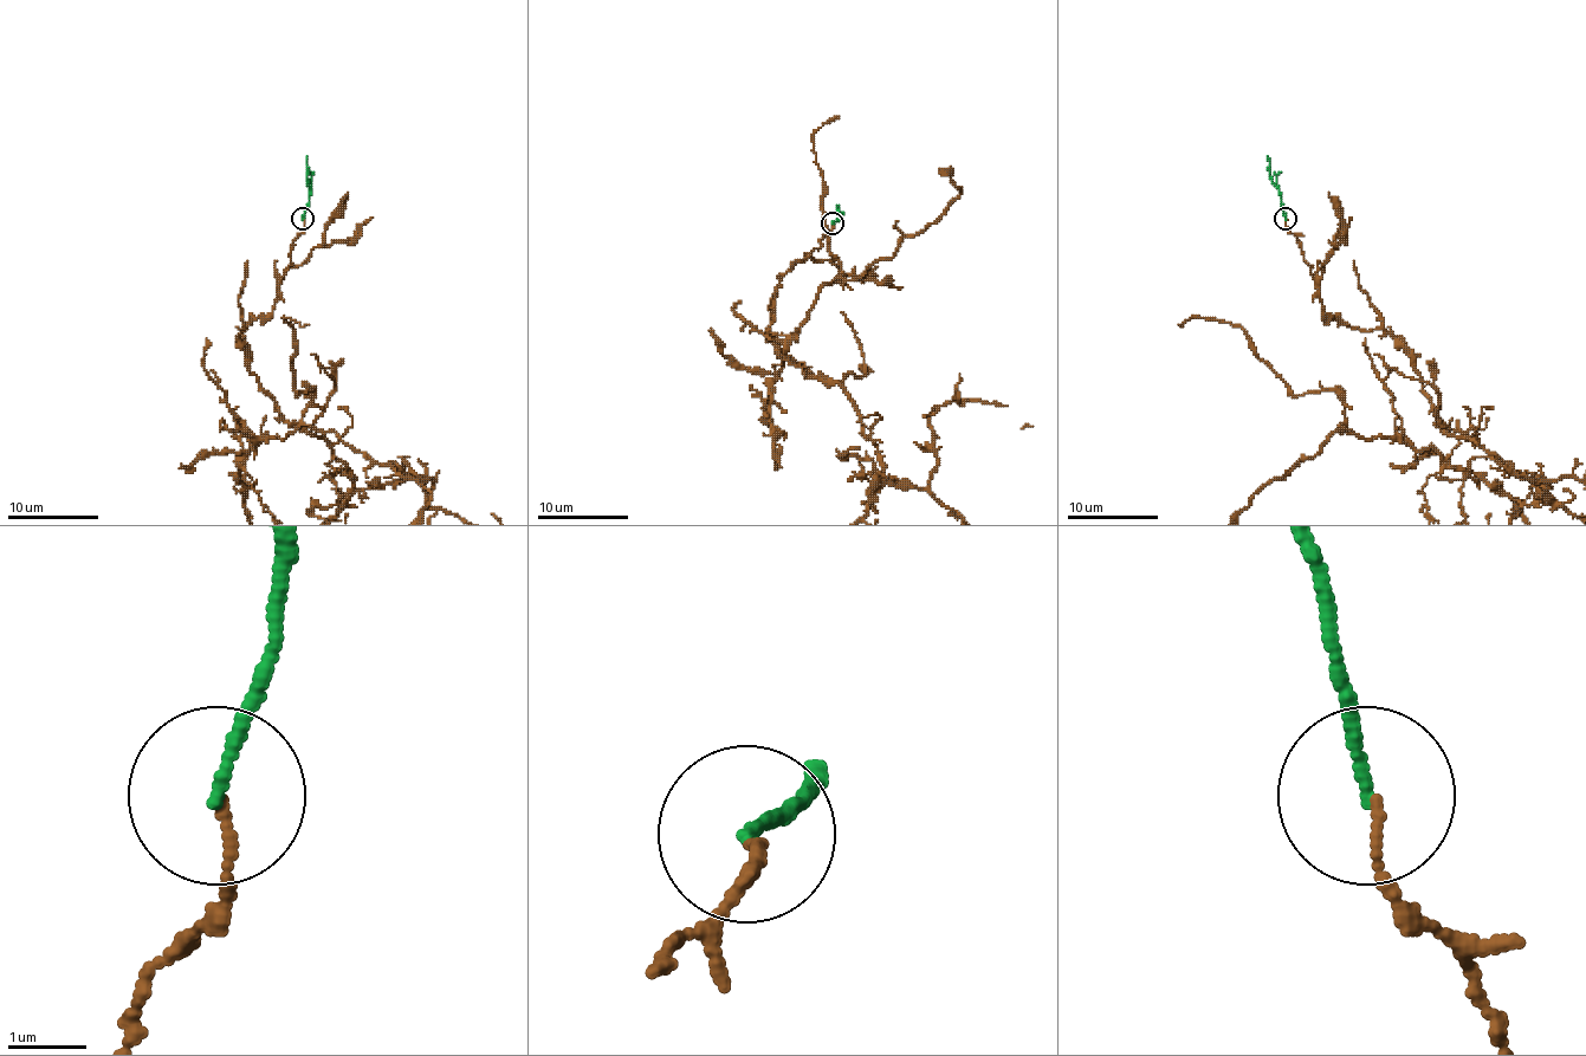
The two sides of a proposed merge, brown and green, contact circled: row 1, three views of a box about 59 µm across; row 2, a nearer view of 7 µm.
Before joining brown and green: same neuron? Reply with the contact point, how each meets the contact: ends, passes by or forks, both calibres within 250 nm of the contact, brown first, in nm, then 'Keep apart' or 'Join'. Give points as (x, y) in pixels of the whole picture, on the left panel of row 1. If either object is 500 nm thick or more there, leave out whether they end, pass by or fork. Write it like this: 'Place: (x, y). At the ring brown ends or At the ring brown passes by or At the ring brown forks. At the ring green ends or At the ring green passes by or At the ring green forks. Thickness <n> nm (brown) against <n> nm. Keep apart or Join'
Place: (303, 218). At the ring brown ends. At the ring green ends. Thickness 100 nm (brown) against 140 nm. Keep apart

